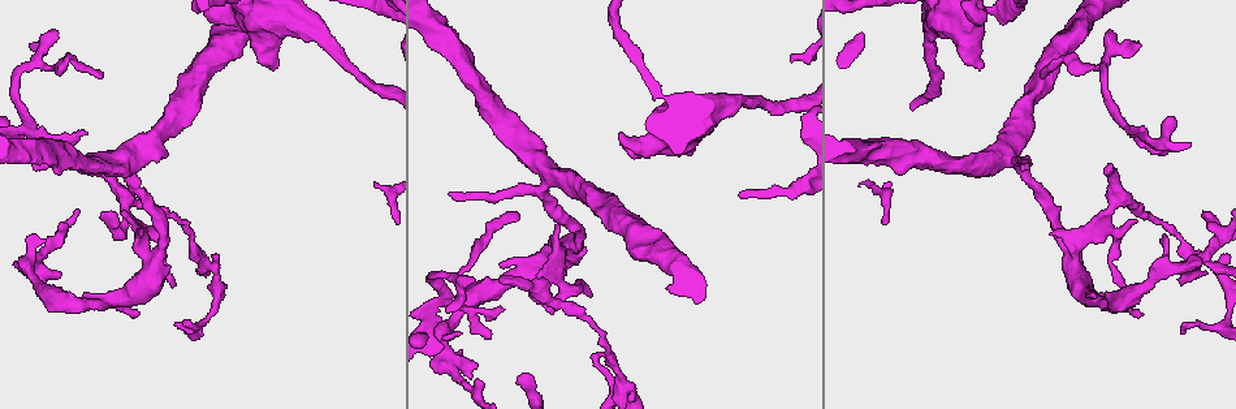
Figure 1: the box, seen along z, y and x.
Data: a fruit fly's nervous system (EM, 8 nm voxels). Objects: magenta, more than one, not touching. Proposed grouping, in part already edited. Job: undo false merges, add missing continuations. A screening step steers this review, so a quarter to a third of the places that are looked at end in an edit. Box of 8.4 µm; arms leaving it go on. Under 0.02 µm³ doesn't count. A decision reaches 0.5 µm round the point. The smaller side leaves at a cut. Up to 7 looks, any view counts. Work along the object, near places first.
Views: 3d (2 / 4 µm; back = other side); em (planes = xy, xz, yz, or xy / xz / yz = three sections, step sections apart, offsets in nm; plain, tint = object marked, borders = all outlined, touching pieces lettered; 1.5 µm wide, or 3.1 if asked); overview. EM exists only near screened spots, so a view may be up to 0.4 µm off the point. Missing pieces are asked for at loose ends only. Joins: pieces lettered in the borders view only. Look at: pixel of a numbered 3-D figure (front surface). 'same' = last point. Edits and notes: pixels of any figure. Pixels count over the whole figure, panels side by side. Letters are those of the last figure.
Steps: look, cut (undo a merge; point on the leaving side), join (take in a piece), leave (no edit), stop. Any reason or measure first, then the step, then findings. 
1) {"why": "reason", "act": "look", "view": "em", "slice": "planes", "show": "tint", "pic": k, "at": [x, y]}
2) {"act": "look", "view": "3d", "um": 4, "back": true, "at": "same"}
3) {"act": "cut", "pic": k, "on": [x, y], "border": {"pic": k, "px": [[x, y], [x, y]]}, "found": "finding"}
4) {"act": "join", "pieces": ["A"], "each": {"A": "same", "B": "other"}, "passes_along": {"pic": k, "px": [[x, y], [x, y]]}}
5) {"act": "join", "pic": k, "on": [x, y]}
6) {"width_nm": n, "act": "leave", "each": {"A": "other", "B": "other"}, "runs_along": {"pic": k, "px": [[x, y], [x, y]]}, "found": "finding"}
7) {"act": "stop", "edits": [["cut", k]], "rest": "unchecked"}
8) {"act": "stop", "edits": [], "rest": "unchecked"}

{"why": "an open end", "act": "look", "view": "3d", "um": 2, "back": true, "pic": 1, "at": [1112, 30]}

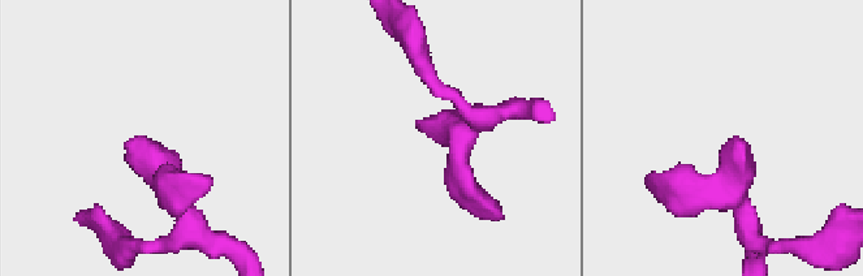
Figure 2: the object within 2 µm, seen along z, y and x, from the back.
{"why": "now the EM", "act": "look", "view": "em", "slice": "xy", "step": 4, "show": "borders", "pic": 2, "at": [729, 141]}

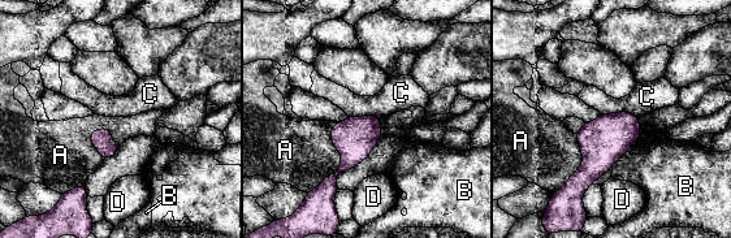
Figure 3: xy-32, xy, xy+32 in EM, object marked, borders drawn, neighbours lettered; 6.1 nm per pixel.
{"act": "leave", "each": {"A": "other", "B": "other", "C": "other", "D": "other"}, "border": {"pic": 3, "px": [[626, 151], [614, 164]]}, "found": "no lettered piece goes on from it"}

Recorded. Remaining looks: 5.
{"why": "tapers out", "act": "look", "view": "3d", "um": 2, "pic": 1, "at": [101, 72]}

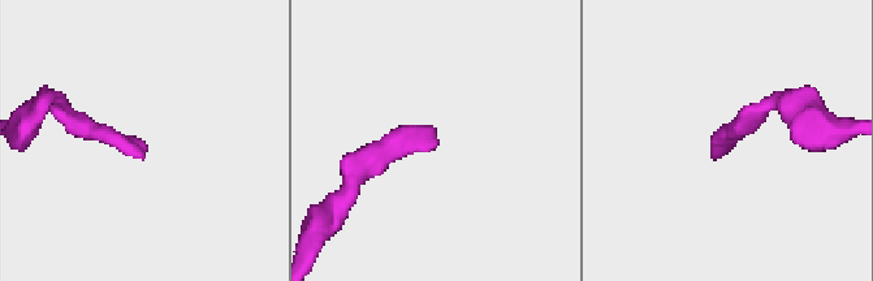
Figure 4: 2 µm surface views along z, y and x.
{"act": "look", "view": "em", "slice": "xz", "step": 4, "show": "borders", "pic": 4, "at": [730, 139]}

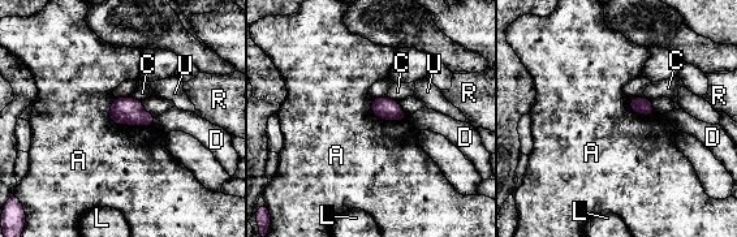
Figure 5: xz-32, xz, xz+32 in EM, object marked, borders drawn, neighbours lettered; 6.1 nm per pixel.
{"act": "look", "view": "em", "slice": "planes", "show": "borders", "at": "same"}

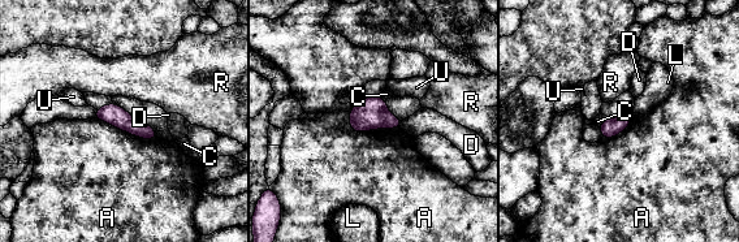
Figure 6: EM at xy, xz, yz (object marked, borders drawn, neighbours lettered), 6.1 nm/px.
{"act": "leave", "each": {"A": "other", "C": "other", "D": "other", "L": "other", "R": "other", "U": "other"}, "runs_along": {"pic": 6, "px": [[98, 112], [112, 113], [152, 135]]}, "found": "no lettered piece goes on from it"}

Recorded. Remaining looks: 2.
{"why": "branch stops here", "act": "look", "view": "3d", "um": 4, "pic": 1, "at": [980, 68]}

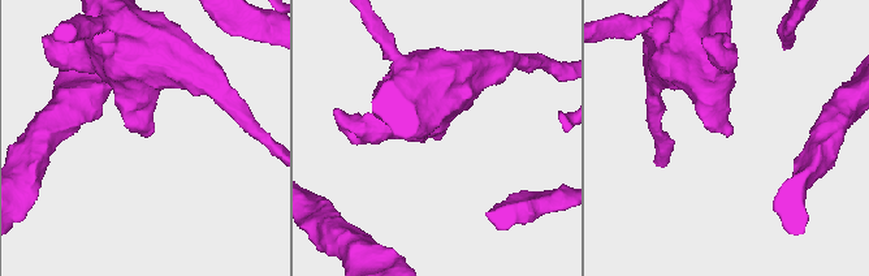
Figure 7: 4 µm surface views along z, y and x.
{"act": "look", "view": "em", "slice": "planes", "show": "borders", "pic": 7, "at": [153, 133]}

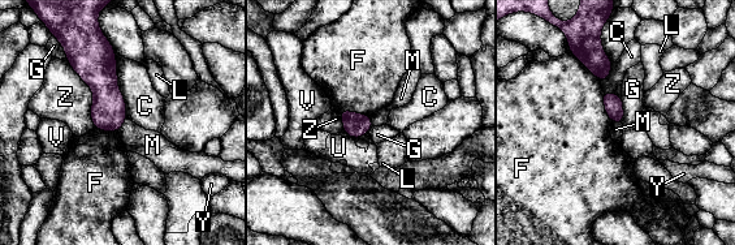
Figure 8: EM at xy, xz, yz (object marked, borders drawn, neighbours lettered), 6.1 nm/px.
{"act": "leave", "each": {"C": "other", "F": "other", "G": "other", "L": "other", "M": "other", "U": "other", "V": "other", "Y": "other", "Z": "other"}, "border": {"pic": 8, "px": [[126, 119], [117, 130]]}, "found": "no lettered piece goes on from it"}

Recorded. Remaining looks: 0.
{"act": "stop", "edits": [], "rest": "unchecked"}

